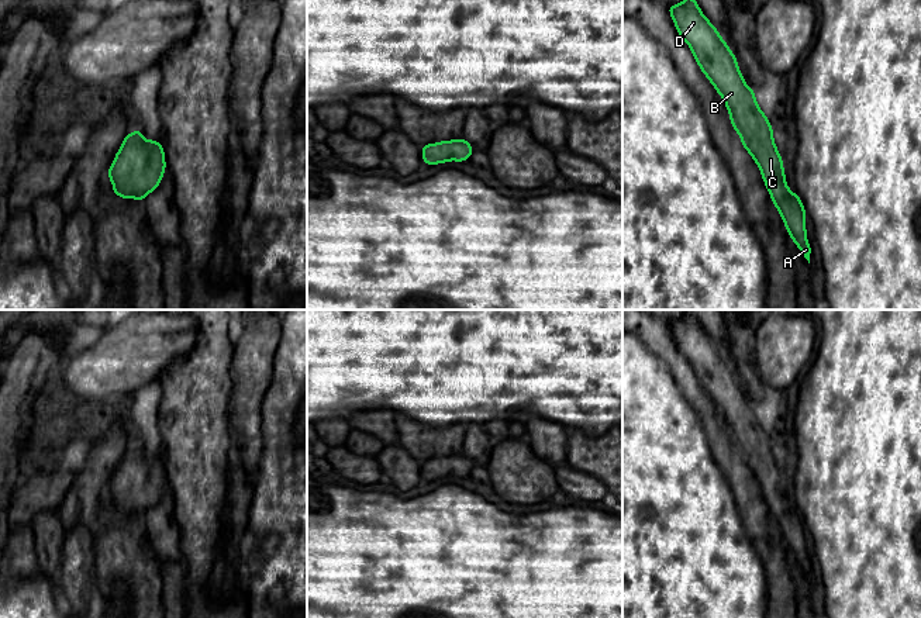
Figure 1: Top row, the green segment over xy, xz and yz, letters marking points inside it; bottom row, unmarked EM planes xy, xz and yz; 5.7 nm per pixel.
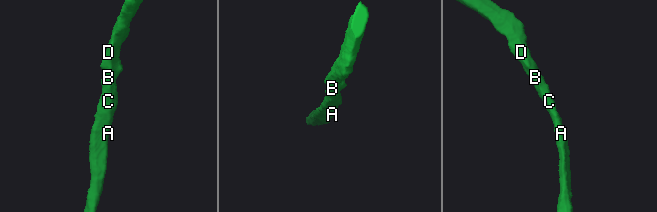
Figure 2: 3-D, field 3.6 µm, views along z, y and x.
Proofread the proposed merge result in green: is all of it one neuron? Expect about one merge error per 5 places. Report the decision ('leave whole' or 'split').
leave whole

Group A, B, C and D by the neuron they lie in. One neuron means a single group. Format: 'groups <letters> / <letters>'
groups A B C D

